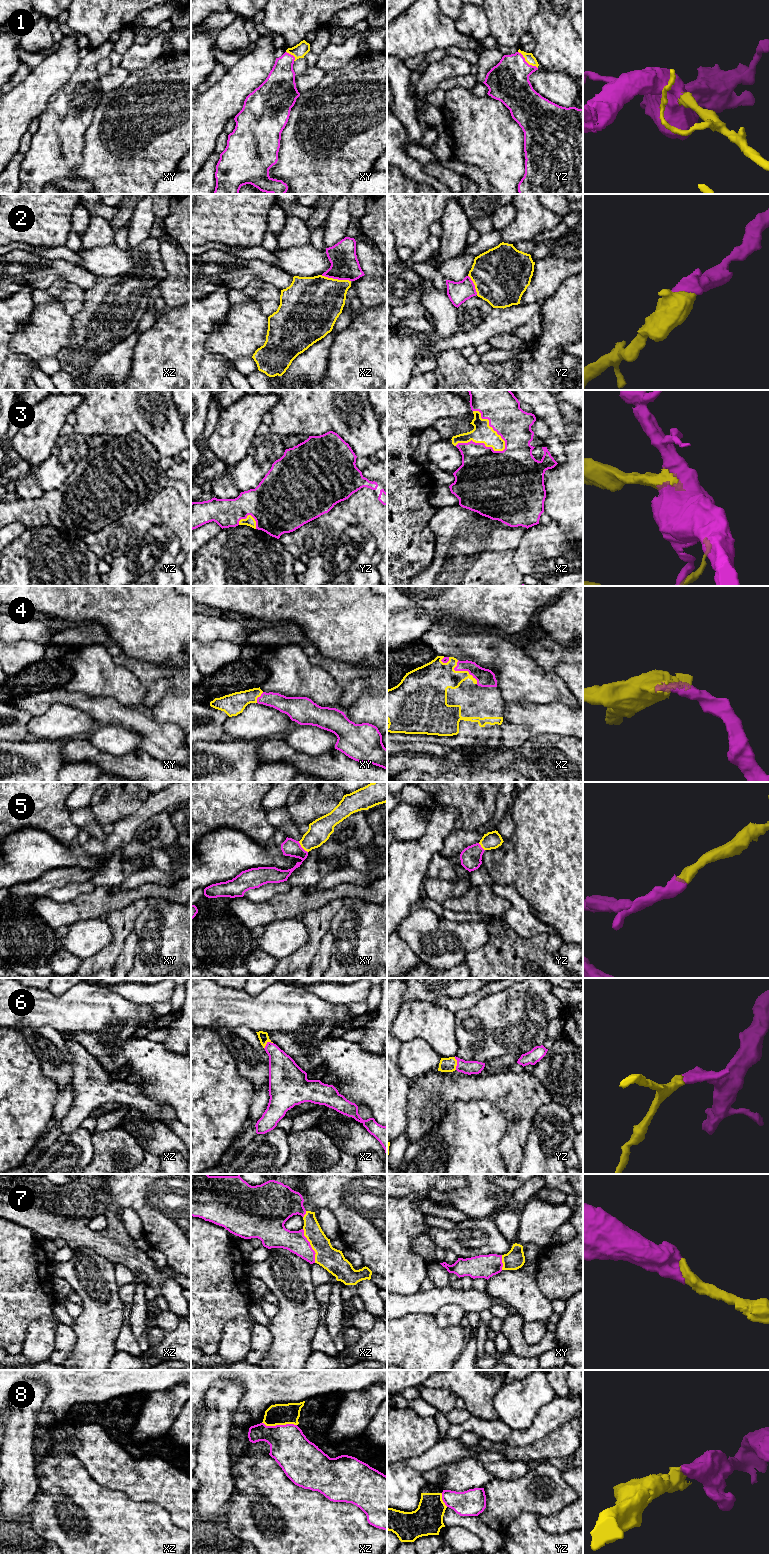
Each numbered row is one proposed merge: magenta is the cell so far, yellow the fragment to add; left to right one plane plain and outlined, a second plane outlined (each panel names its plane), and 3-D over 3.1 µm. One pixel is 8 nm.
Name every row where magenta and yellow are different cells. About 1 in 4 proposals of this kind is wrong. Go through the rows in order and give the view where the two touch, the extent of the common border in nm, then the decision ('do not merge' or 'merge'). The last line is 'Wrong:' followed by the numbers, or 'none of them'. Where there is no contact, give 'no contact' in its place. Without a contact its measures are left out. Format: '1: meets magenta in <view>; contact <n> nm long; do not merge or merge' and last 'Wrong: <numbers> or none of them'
1: meets magenta in yz; contact 220 nm long; merge
2: meets magenta in xz; contact 240 nm long; merge
3: meets magenta in xz; contact 400 nm long; merge
4: meets magenta in xz; contact 260 nm long; merge
5: meets magenta in xy; contact 120 nm long; merge
6: meets magenta in yz; contact 110 nm long; merge
7: meets magenta in xz; contact 300 nm long; merge
8: meets magenta in xz; contact 280 nm long; do not merge
Wrong: 8

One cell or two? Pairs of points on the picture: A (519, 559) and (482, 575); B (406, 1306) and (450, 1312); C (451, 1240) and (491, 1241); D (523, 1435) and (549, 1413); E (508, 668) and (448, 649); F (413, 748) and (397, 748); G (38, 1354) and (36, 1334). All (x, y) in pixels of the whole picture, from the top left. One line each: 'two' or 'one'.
A: two
B: two
C: one
D: one
E: one
F: one
G: one

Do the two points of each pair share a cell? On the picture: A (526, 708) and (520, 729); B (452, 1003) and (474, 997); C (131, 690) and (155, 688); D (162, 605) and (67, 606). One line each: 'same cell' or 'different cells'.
A: same cell
B: same cell
C: different cells
D: same cell

